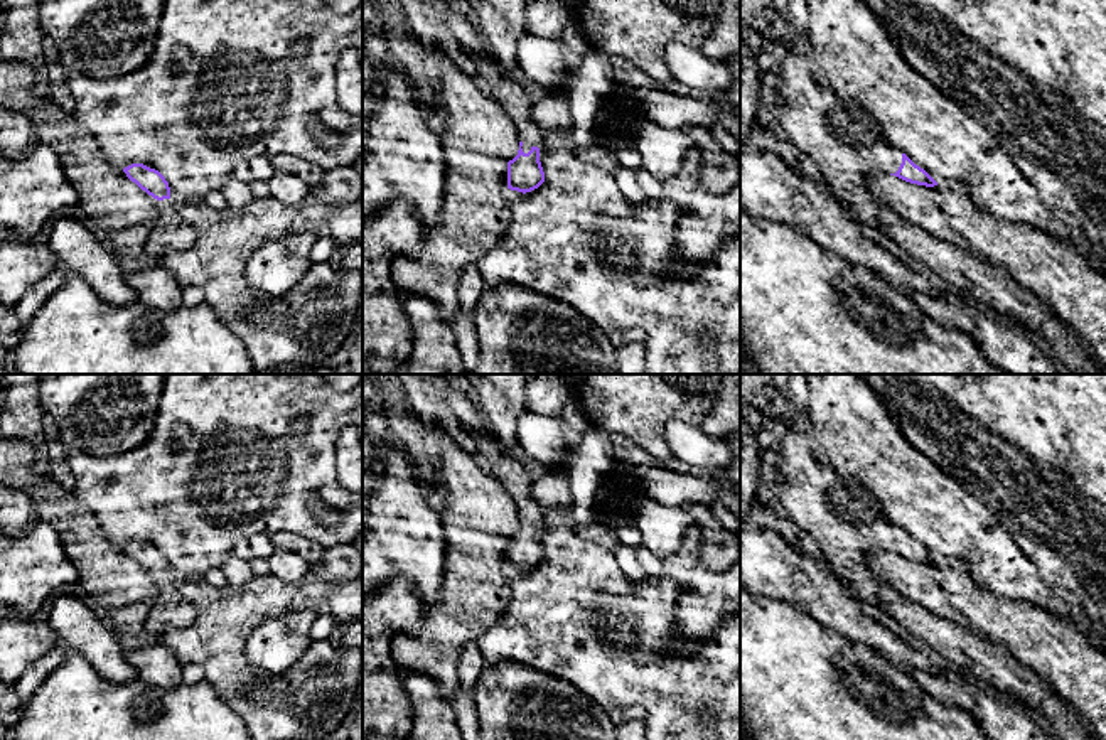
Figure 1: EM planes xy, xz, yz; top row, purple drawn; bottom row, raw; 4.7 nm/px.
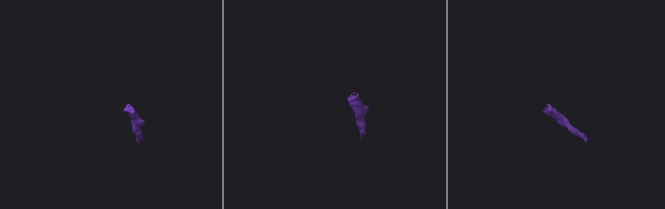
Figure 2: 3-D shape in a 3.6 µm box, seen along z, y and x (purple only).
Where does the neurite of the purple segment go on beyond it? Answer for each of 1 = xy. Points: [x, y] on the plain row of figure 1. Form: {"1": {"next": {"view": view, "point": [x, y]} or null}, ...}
{"1": {"next": null}}

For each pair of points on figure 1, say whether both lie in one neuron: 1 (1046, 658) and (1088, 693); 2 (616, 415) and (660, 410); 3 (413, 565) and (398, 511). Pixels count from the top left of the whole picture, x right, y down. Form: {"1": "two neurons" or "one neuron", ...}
{"1": "one neuron", "2": "one neuron", "3": "one neuron"}

